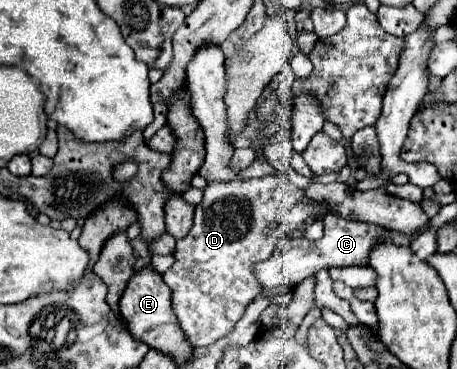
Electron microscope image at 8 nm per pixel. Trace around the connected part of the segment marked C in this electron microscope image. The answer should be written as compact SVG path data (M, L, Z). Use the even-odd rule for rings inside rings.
M333 214L325 216L323 224L325 224L325 234L321 240L287 238L277 246L277 250L273 252L273 256L269 260L257 264L257 278L261 278L261 286L265 286L267 290L279 288L279 286L293 288L323 268L329 270L329 268L345 268L345 266L367 266L369 256L379 242L391 242L395 246L409 246L419 234L423 234L431 228L431 224L427 224L425 228L419 228L413 234L405 234L405 232L397 232L397 230L385 230L377 224L345 222L341 218L333 218Z

